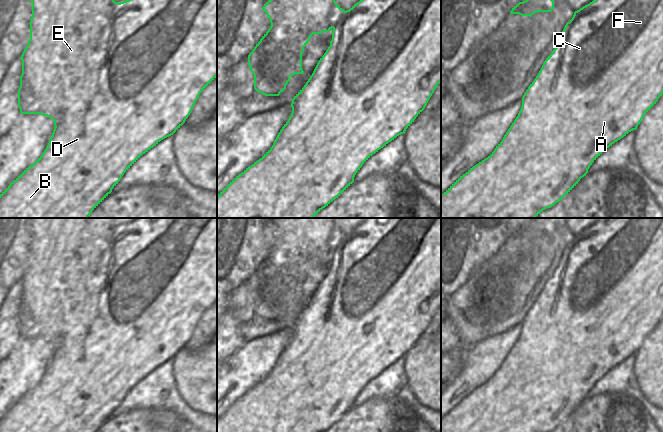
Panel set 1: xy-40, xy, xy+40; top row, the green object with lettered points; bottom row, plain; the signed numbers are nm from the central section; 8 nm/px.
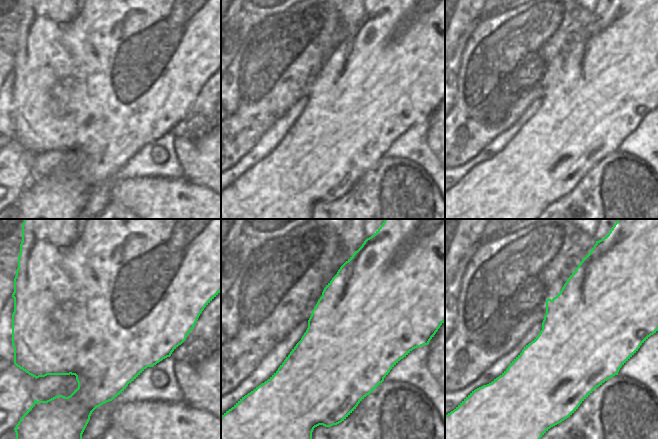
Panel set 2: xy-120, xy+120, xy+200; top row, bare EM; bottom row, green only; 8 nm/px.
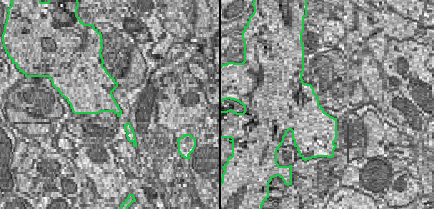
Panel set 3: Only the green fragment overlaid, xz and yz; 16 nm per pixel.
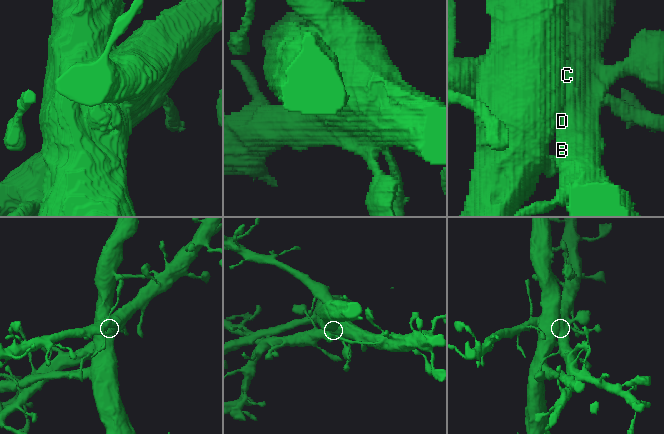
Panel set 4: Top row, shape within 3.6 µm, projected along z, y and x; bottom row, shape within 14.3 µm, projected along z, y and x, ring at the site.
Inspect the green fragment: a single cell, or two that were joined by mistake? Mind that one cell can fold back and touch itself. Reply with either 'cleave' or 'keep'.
cleave

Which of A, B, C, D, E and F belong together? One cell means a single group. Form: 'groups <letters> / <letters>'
groups A B C D F / E

